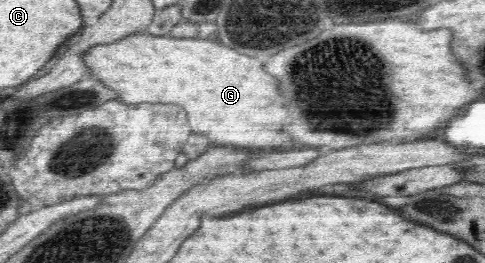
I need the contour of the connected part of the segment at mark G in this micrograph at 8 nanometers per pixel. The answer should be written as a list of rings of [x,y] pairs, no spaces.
[[[146,31],[132,32],[115,42],[99,43],[98,45],[91,47],[86,53],[82,54],[82,61],[83,64],[87,65],[89,72],[88,76],[96,76],[96,78],[98,78],[107,88],[114,90],[117,93],[118,100],[123,102],[123,104],[167,103],[182,106],[186,110],[193,133],[211,134],[211,138],[208,136],[211,147],[231,146],[247,149],[249,151],[271,150],[271,148],[277,148],[277,146],[285,146],[285,148],[289,148],[291,142],[295,142],[295,140],[291,140],[291,136],[287,136],[287,134],[281,132],[281,126],[283,126],[283,124],[289,124],[291,118],[289,118],[289,112],[283,108],[283,104],[281,104],[281,102],[277,100],[277,96],[275,96],[277,90],[279,90],[279,88],[277,88],[277,80],[271,78],[271,74],[263,72],[263,70],[261,70],[261,64],[259,64],[255,58],[249,58],[249,56],[237,54],[235,50],[225,48],[225,46],[213,42],[213,40],[217,40],[217,36],[207,39],[201,39],[200,37],[190,39],[175,38],[169,35],[153,36]]]

